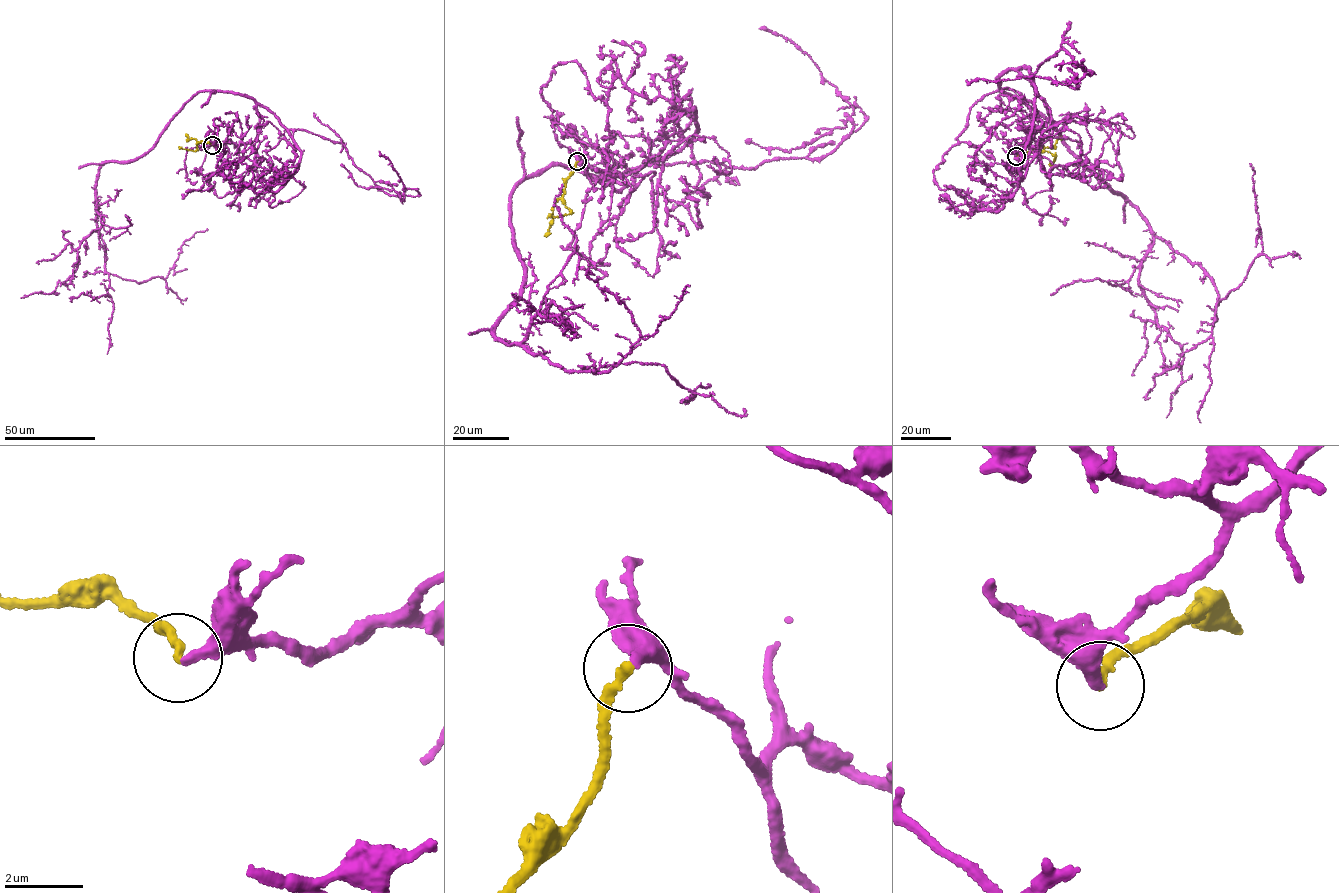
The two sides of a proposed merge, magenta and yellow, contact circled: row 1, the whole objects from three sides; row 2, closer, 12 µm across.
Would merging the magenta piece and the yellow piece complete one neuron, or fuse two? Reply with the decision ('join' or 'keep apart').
join

